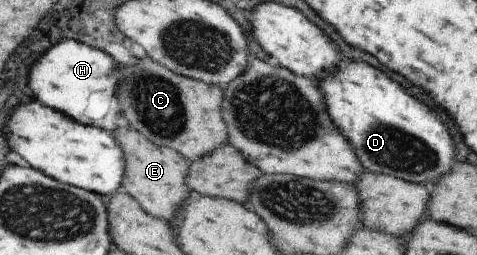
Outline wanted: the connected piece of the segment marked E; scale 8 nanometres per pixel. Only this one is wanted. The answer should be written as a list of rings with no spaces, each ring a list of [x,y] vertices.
[[[125,124],[110,130],[109,134],[116,140],[124,156],[124,176],[120,180],[120,190],[128,193],[146,214],[170,222],[190,191],[184,182],[189,161],[168,147],[150,142],[140,132]]]

